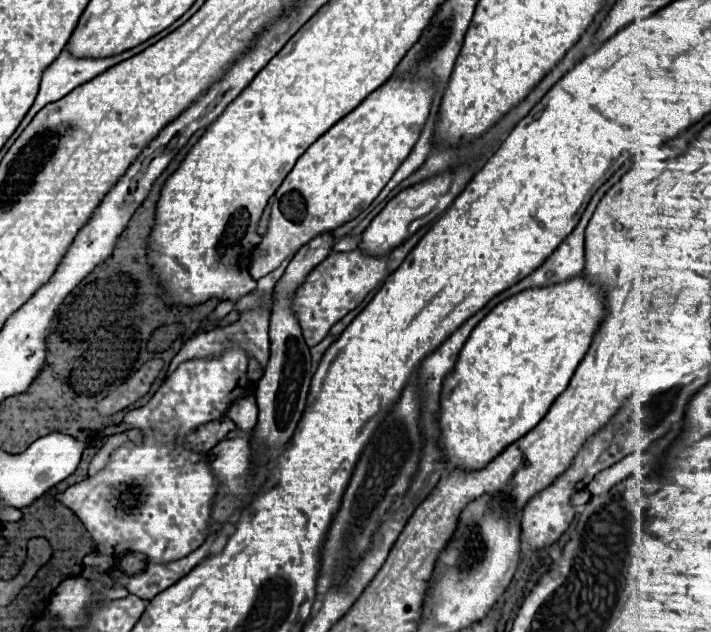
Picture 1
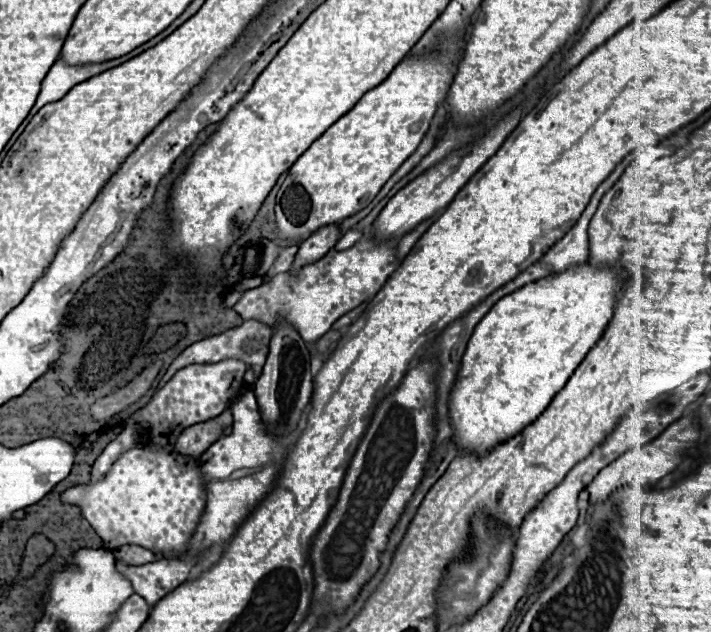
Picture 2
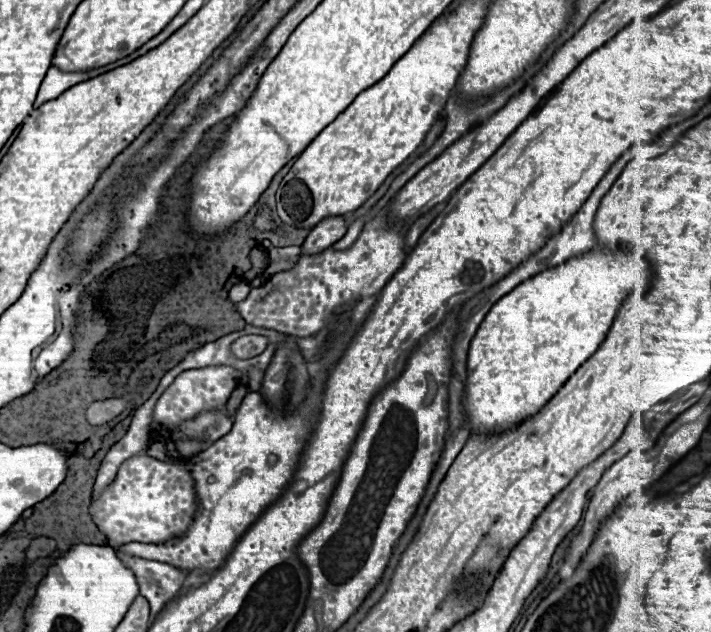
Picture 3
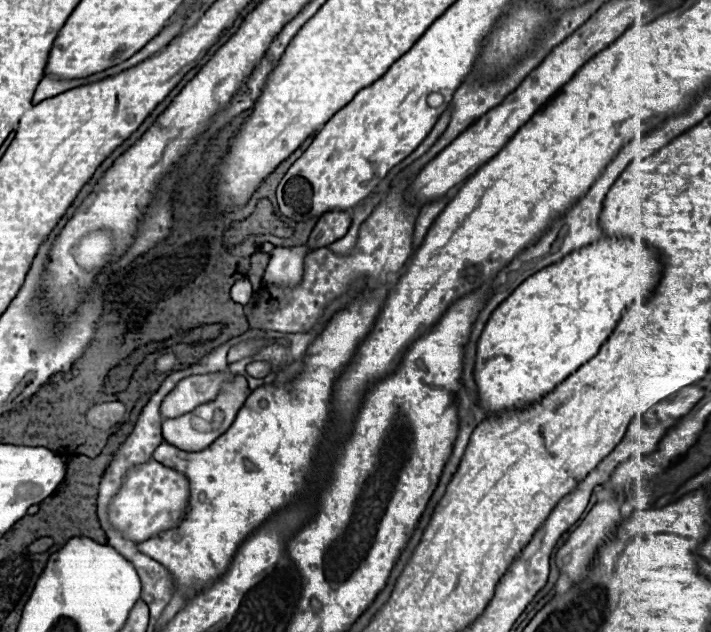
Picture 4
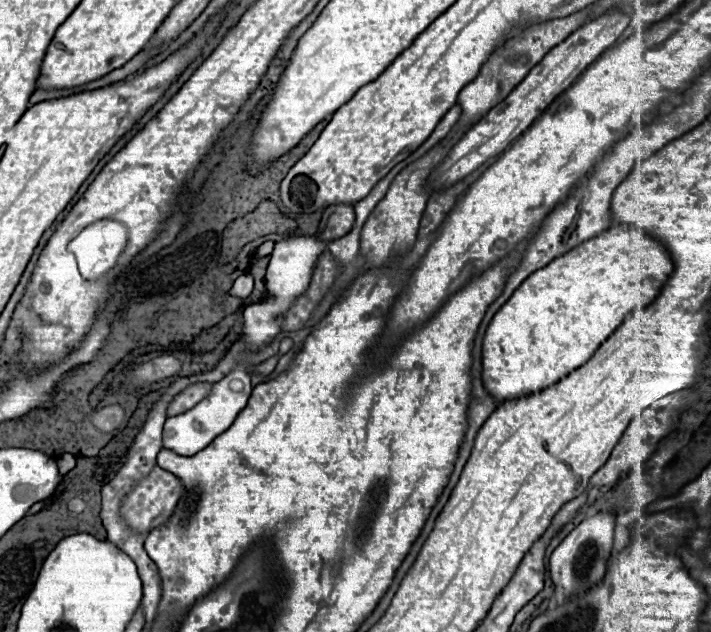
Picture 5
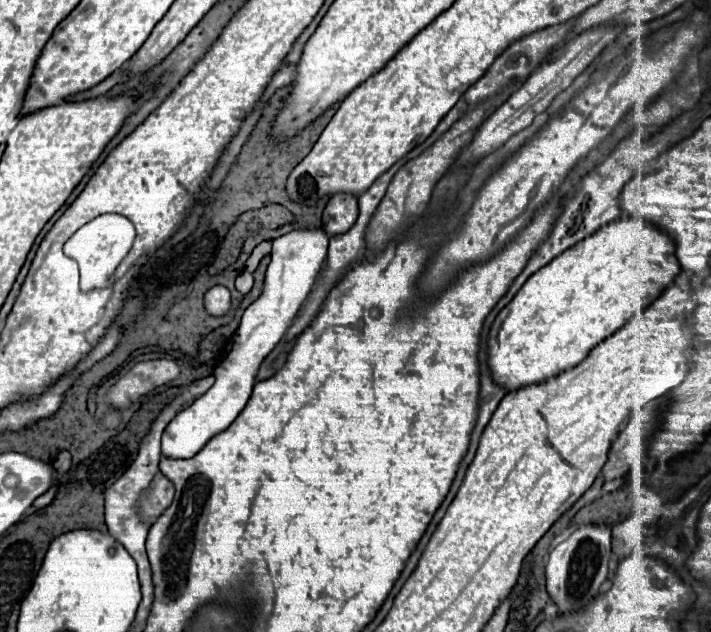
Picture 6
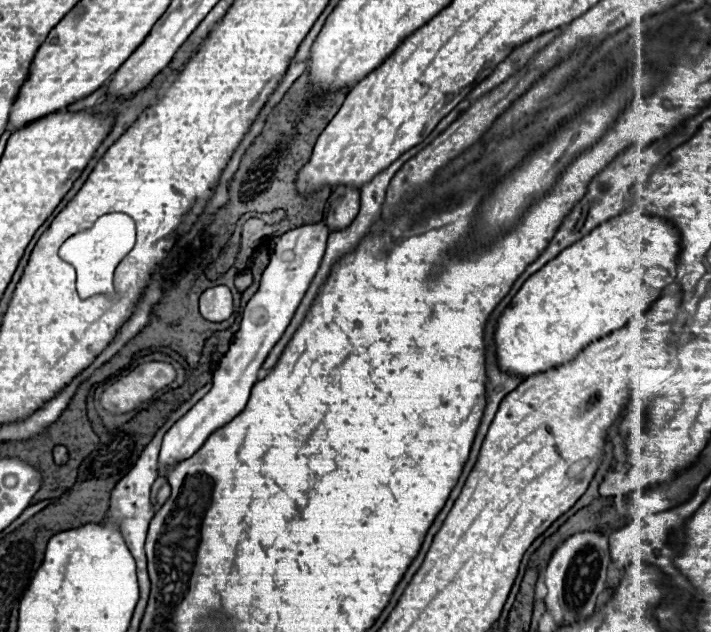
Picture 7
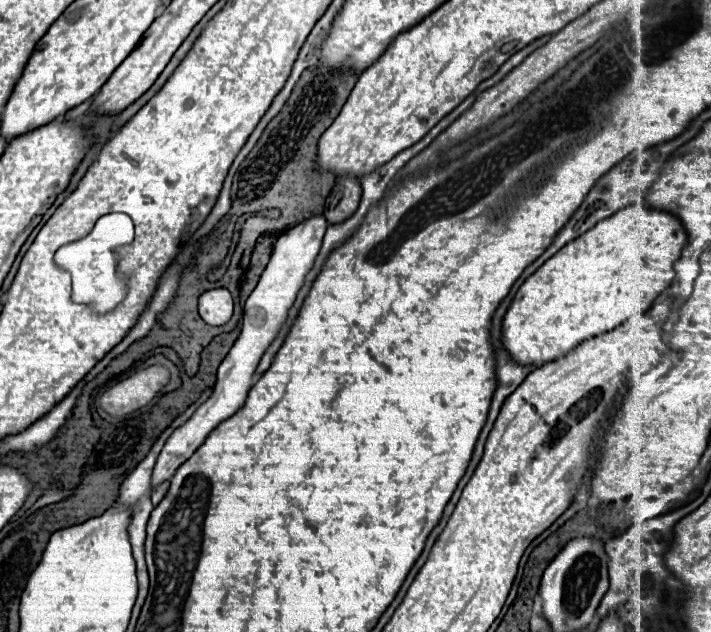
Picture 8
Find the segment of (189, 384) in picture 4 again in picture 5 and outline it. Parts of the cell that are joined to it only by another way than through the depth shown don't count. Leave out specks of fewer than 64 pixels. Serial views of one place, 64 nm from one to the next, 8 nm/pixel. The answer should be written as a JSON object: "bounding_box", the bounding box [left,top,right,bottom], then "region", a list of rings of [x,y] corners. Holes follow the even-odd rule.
{"bounding_box":[168,382,214,416],"region":[[[196,382],[184,388],[180,394],[176,394],[176,398],[172,398],[168,406],[168,416],[182,414],[184,410],[190,410],[192,406],[196,406],[196,402],[208,398],[208,394],[212,392],[212,386],[214,384],[208,384],[208,382]]]}

